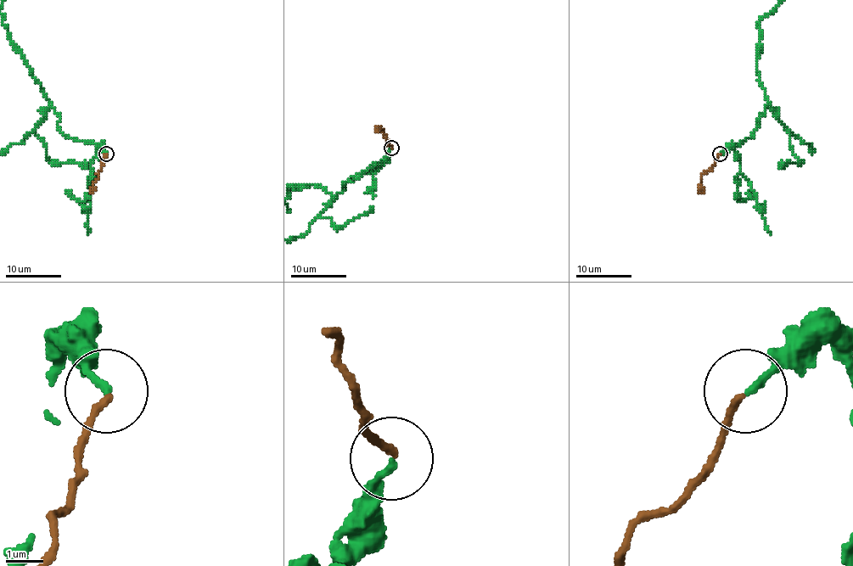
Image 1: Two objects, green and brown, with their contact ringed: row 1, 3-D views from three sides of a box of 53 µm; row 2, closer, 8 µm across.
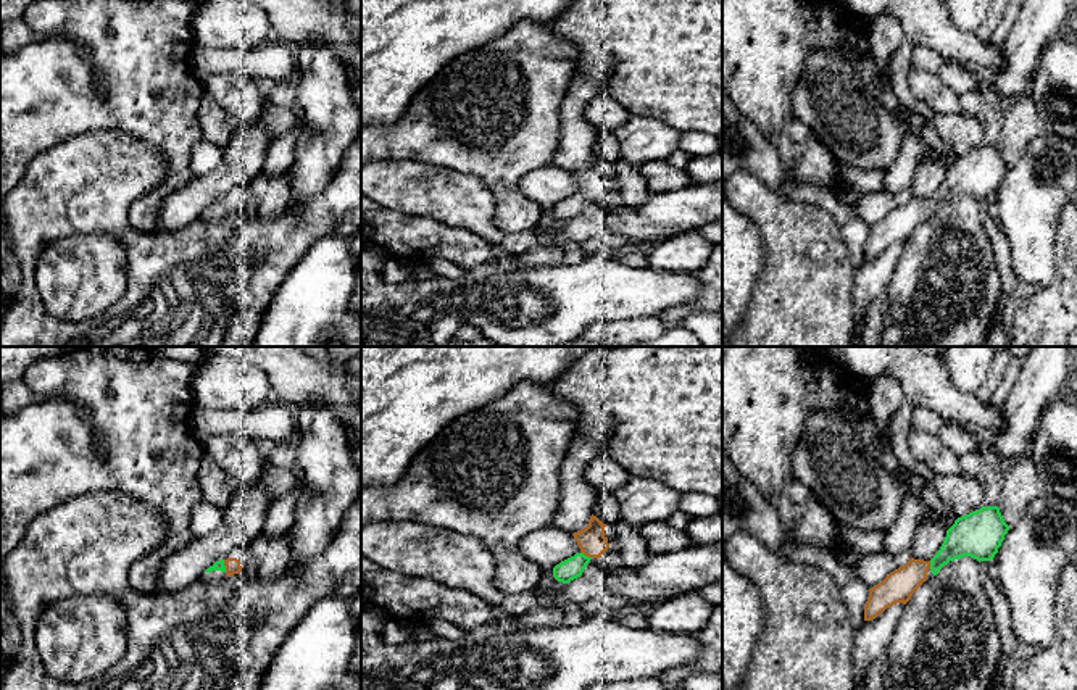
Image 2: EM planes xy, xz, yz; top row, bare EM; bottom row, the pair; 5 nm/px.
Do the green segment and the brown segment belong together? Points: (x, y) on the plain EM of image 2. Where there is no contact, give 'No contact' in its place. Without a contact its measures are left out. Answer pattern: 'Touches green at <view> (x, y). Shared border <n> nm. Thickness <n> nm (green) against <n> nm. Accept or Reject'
Touches green at xy (224, 205). Shared border 70 nm. Thickness 50 nm (green) against 80 nm. Accept

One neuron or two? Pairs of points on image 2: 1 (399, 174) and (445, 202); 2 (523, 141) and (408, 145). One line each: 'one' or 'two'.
1: one
2: one

